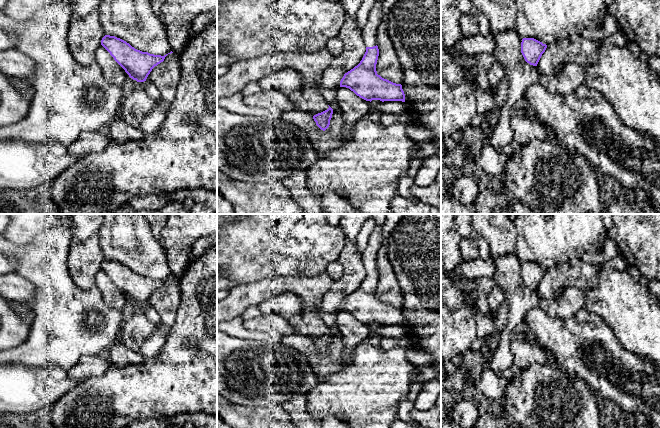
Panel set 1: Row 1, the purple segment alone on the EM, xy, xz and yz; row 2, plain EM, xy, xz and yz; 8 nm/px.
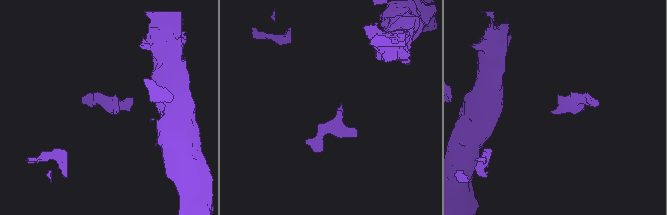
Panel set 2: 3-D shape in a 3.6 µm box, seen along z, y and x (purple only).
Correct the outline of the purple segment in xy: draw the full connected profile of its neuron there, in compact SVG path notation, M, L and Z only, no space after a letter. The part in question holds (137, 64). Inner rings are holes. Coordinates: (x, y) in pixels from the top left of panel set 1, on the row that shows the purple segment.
M105 35L101 45L125 70L130 78L137 82L146 81L152 69L164 61L168 55L154 55L135 49L126 41L115 36Z

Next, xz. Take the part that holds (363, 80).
M375 2L365 26L361 29L366 52L360 63L344 74L340 87L349 88L360 98L370 102L372 100L405 102L402 85L382 78L376 71L379 56L377 29L382 22L382 14L381 3Z

